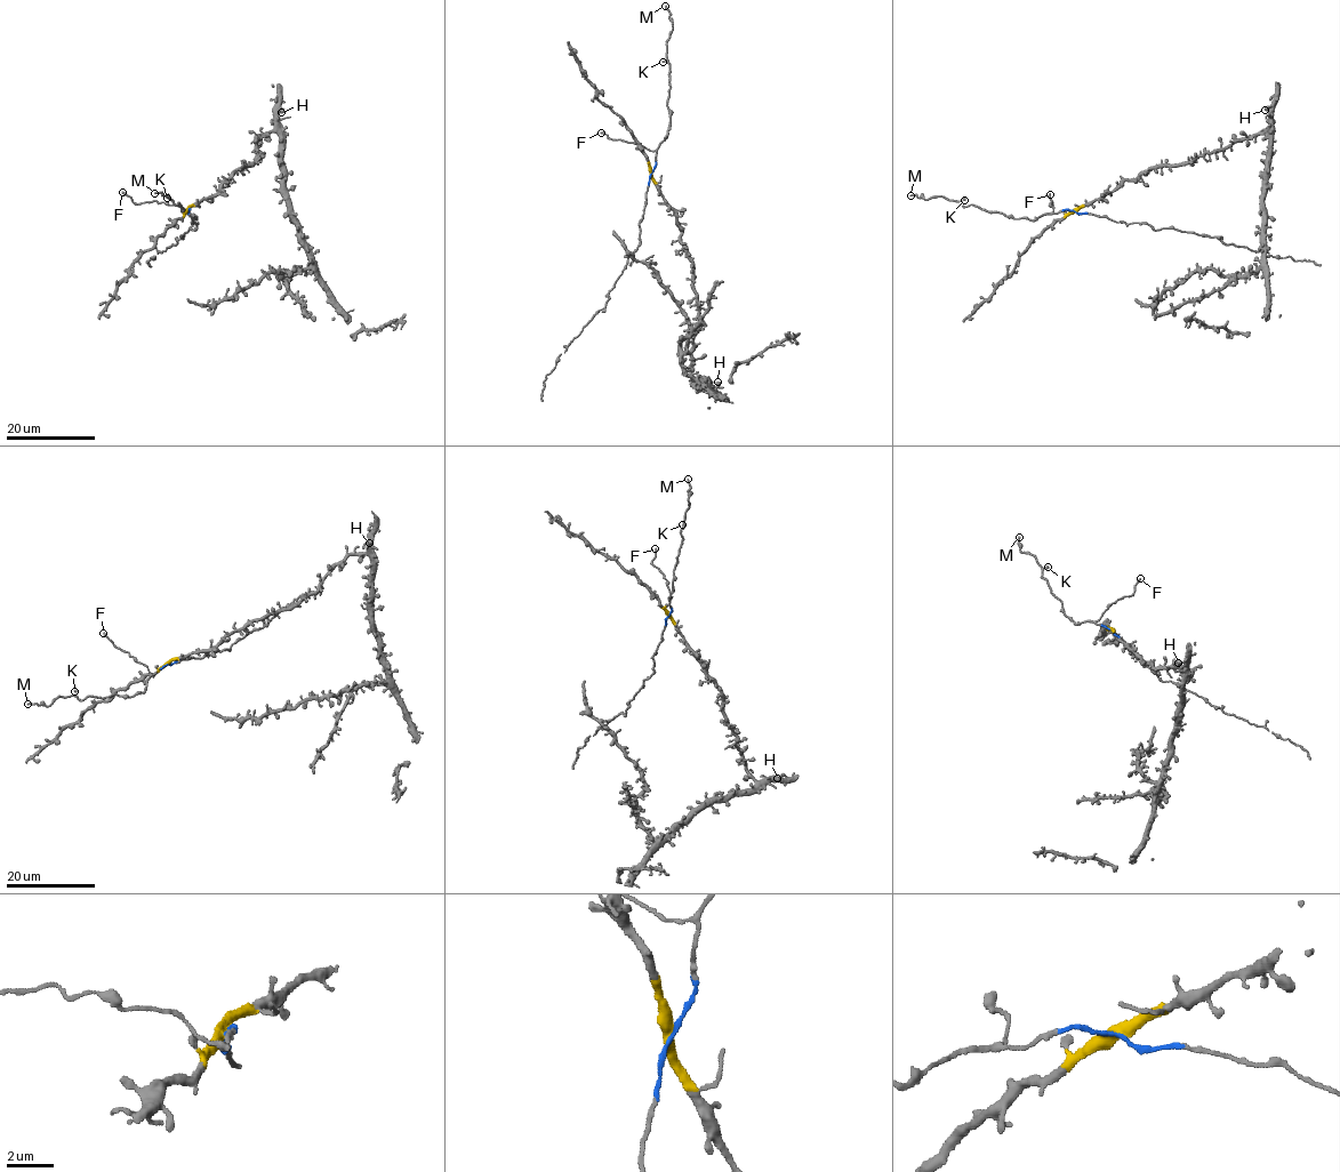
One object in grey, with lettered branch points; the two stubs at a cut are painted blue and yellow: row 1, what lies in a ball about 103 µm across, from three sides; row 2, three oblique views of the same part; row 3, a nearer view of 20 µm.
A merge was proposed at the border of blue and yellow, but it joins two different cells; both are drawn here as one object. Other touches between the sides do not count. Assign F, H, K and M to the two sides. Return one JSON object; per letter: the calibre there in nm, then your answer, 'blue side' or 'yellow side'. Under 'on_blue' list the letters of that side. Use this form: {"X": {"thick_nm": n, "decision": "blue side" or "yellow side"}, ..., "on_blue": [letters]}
{"F": {"thick_nm": 200, "decision": "blue side"}, "H": {"thick_nm": 500, "decision": "yellow side"}, "K": {"thick_nm": 260, "decision": "blue side"}, "M": {"thick_nm": 160, "decision": "blue side"}, "on_blue": ["F", "K", "M"]}

